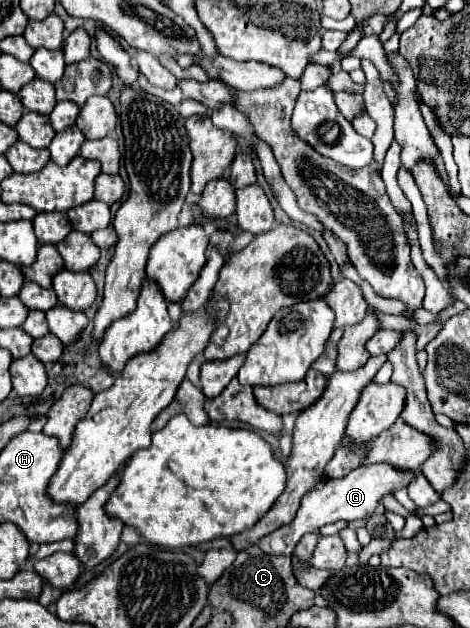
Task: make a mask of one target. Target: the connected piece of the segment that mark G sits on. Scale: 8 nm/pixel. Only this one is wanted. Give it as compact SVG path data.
M365 464L365 466L351 470L345 478L323 480L311 492L307 492L307 496L303 496L301 508L297 510L295 520L291 520L291 524L285 524L285 526L277 528L275 532L263 536L259 546L267 554L291 556L305 532L317 532L323 524L331 524L337 520L351 522L357 518L367 518L375 512L375 508L383 500L383 496L393 494L395 488L405 488L407 484L411 484L413 478L415 478L415 472L395 472L395 468L387 468L387 464Z

